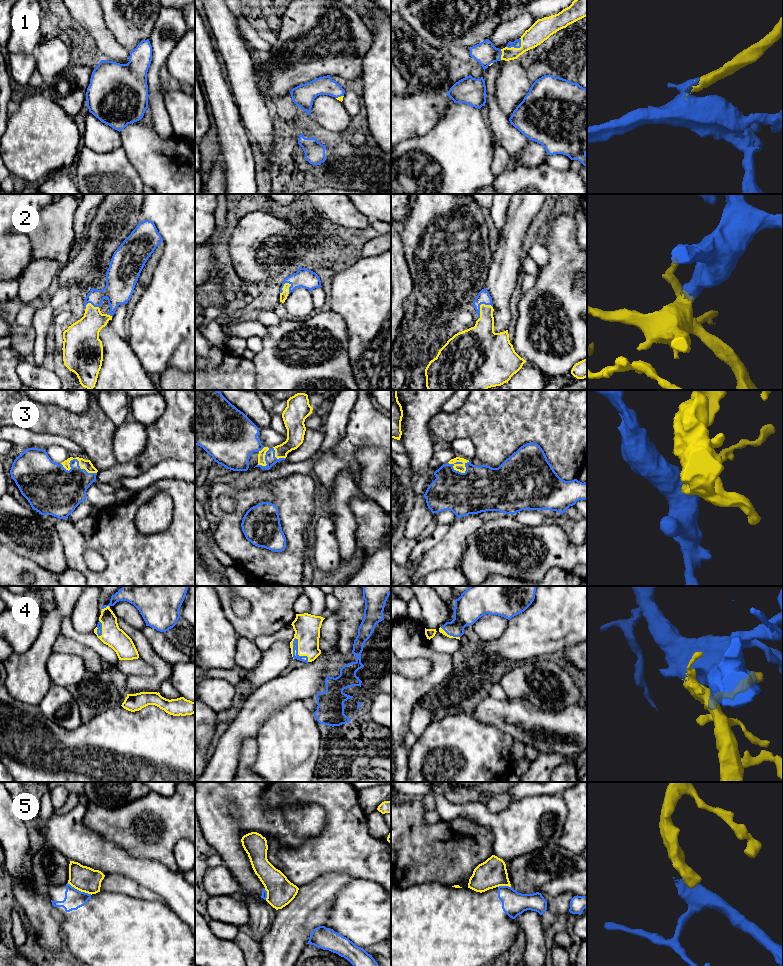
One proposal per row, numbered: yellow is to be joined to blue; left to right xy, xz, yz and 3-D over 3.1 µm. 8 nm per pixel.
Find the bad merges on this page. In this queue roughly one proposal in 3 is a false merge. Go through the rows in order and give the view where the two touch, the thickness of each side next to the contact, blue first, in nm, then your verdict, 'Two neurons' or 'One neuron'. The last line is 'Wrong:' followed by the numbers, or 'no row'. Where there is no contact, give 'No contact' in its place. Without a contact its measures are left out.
1: Touches blue in yz. Thickness 60 nm (blue) against 170 nm. One neuron
2: Touches blue in xz. Thickness 150 nm (blue) against 60 nm. One neuron
3: Touches blue in yz. Thickness 340 nm (blue) against 70 nm. One neuron
4: Touches blue in xz. Thickness 50 nm (blue) against 200 nm. One neuron
5: Touches blue in xy. Thickness 160 nm (blue) against 200 nm. Two neurons
Wrong: 5

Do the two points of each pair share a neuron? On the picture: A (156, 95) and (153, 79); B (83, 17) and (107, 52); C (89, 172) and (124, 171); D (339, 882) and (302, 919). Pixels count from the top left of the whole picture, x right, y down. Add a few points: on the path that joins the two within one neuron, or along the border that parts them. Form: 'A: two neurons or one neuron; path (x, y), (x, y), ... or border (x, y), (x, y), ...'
A: one neuron; path (154, 91), (154, 83)
B: one neuron; path (92, 26), (104, 38), (106, 43)
C: one neuron; path (98, 172), (115, 172)
D: one neuron; path (330, 890), (310, 910)

